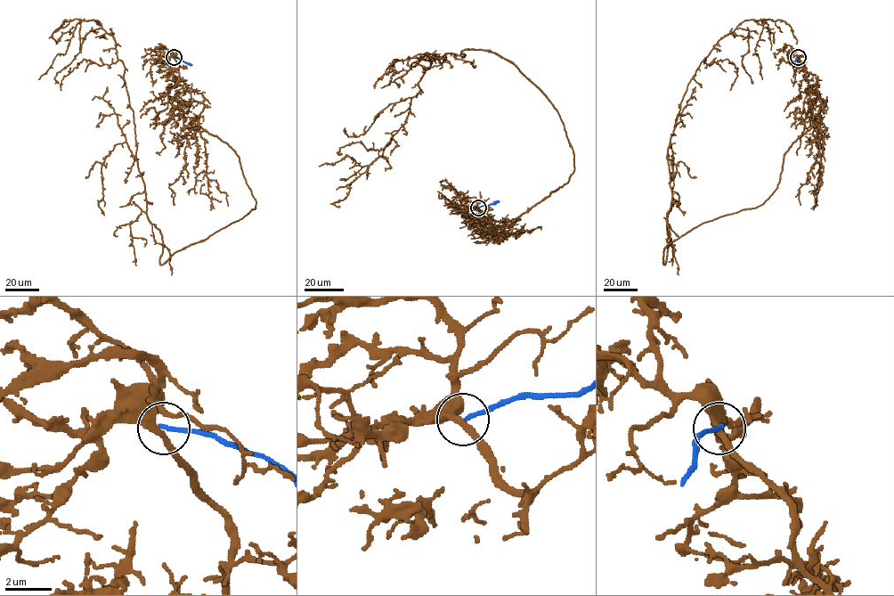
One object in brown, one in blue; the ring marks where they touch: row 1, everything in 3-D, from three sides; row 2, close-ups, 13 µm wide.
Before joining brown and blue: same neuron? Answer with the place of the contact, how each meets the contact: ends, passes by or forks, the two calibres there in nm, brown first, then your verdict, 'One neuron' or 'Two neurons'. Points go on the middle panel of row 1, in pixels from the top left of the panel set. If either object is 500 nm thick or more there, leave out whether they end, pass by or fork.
Place: (478, 208). At the ring brown passes by. At the ring blue ends. Thickness 280 nm (brown) against 180 nm. Two neurons

